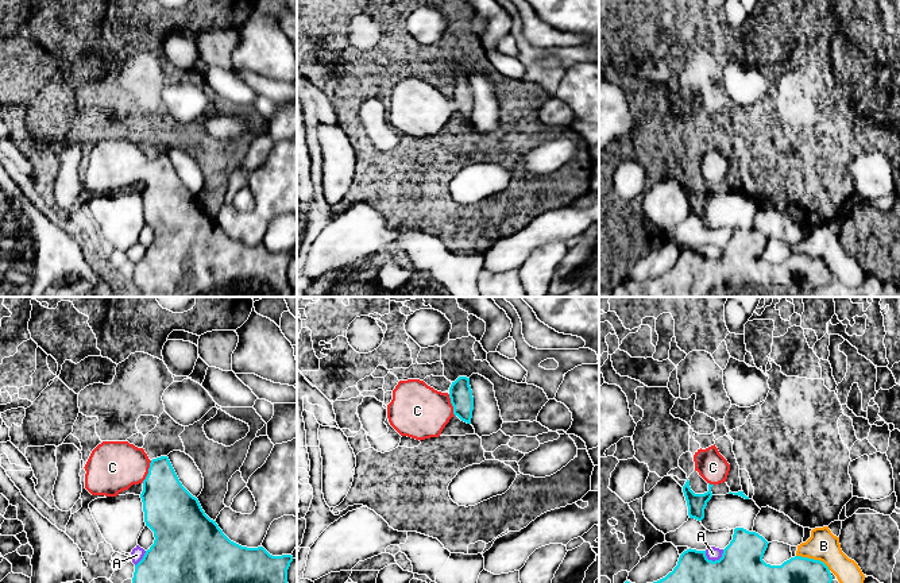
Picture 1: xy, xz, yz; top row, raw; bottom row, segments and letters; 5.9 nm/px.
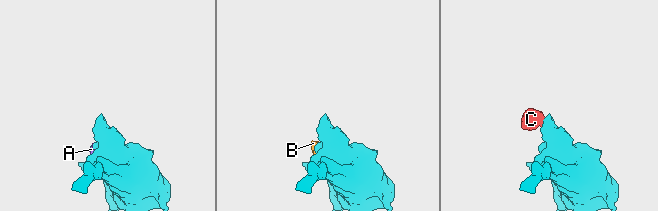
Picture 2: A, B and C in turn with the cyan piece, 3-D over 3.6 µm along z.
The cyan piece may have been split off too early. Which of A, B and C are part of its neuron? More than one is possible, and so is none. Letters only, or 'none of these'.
C

